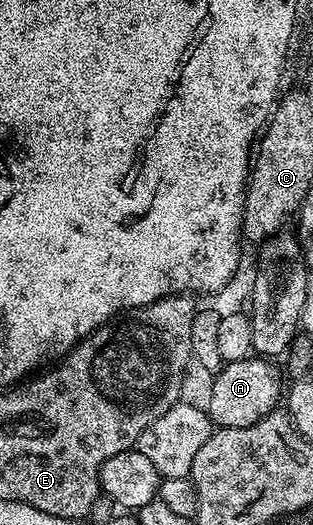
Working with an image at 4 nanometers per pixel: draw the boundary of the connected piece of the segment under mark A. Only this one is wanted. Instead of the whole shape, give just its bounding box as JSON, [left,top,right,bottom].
[205,358,281,428]

